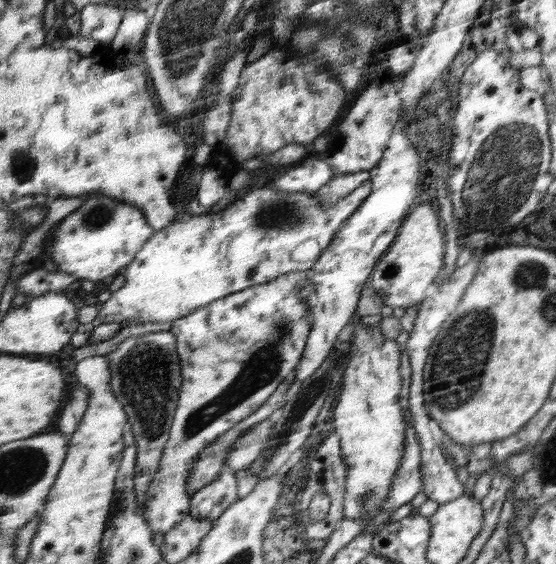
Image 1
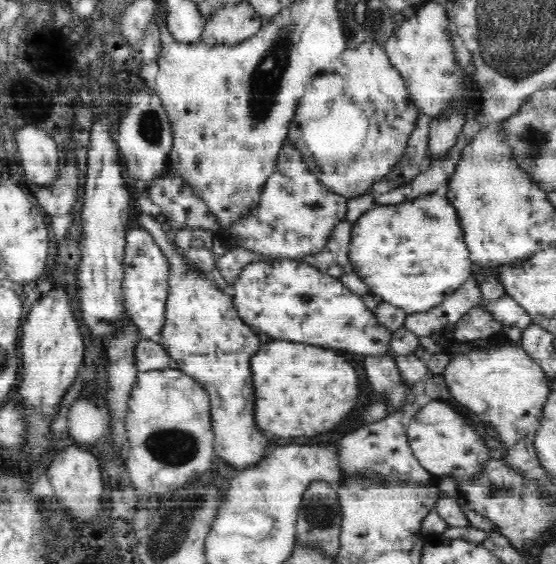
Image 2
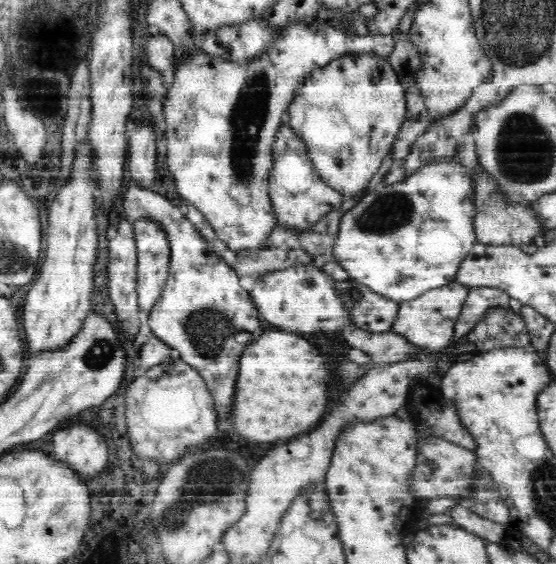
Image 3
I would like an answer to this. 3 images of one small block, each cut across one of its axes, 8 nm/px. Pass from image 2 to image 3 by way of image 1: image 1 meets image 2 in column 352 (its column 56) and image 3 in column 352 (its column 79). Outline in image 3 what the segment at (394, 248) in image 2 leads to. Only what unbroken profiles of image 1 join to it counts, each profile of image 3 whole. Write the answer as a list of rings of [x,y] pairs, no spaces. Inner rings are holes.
[[[460,159],[452,160],[452,162],[442,162],[442,164],[430,164],[426,168],[422,168],[418,174],[414,174],[412,178],[408,178],[402,184],[396,186],[383,186],[378,185],[374,190],[364,192],[362,198],[350,209],[348,212],[343,212],[340,220],[340,234],[334,246],[334,253],[338,260],[336,262],[344,266],[350,272],[350,278],[358,283],[368,286],[372,292],[380,294],[384,298],[390,298],[397,303],[408,303],[410,300],[424,295],[424,292],[436,290],[453,284],[456,281],[456,276],[460,272],[460,264],[468,256],[468,252],[475,244],[475,236],[473,236],[472,228],[473,219],[473,203],[471,200],[471,192],[469,192],[469,180],[461,168]]]

